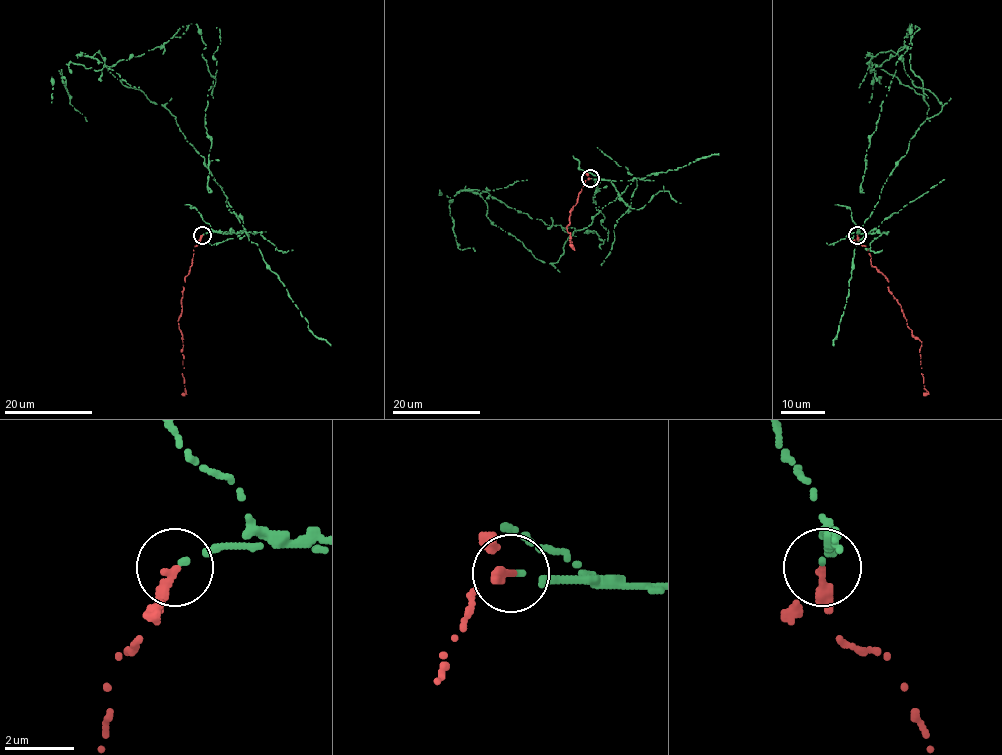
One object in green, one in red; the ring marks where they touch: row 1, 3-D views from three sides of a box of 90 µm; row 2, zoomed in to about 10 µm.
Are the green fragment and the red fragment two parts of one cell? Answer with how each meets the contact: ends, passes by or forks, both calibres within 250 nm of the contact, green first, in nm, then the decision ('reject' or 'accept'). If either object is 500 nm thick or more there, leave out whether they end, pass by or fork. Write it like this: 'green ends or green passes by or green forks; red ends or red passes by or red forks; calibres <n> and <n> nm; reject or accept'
green ends; red ends; calibres 150 and 300 nm; reject

